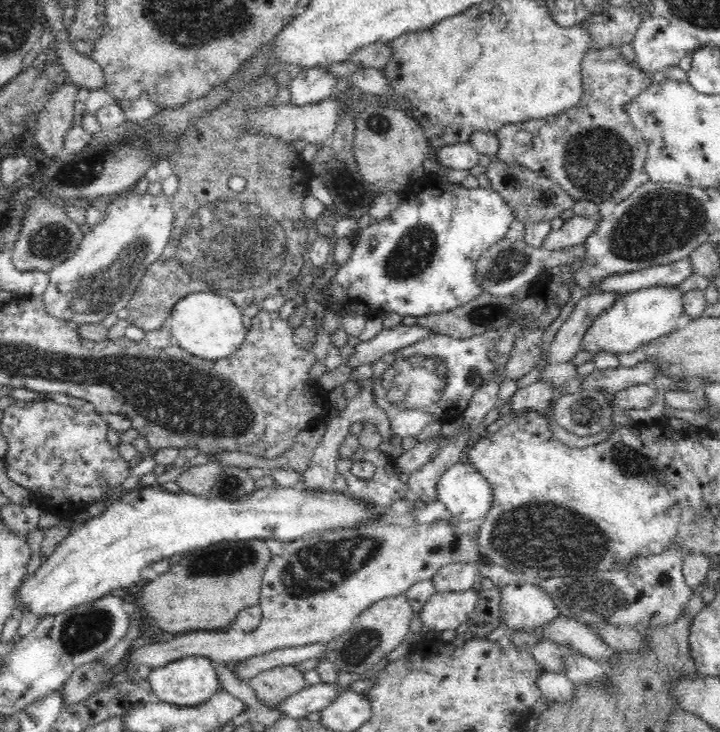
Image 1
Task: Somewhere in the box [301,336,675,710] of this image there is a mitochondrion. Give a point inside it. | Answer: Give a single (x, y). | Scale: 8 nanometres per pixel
(541, 536)

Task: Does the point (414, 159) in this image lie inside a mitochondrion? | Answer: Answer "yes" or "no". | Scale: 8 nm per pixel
no

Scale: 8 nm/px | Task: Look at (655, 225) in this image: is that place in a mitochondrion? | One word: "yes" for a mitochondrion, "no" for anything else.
yes

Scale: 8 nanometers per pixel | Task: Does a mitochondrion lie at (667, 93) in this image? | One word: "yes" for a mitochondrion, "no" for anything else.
no

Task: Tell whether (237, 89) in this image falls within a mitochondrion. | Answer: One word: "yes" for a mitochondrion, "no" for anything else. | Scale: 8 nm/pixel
no

